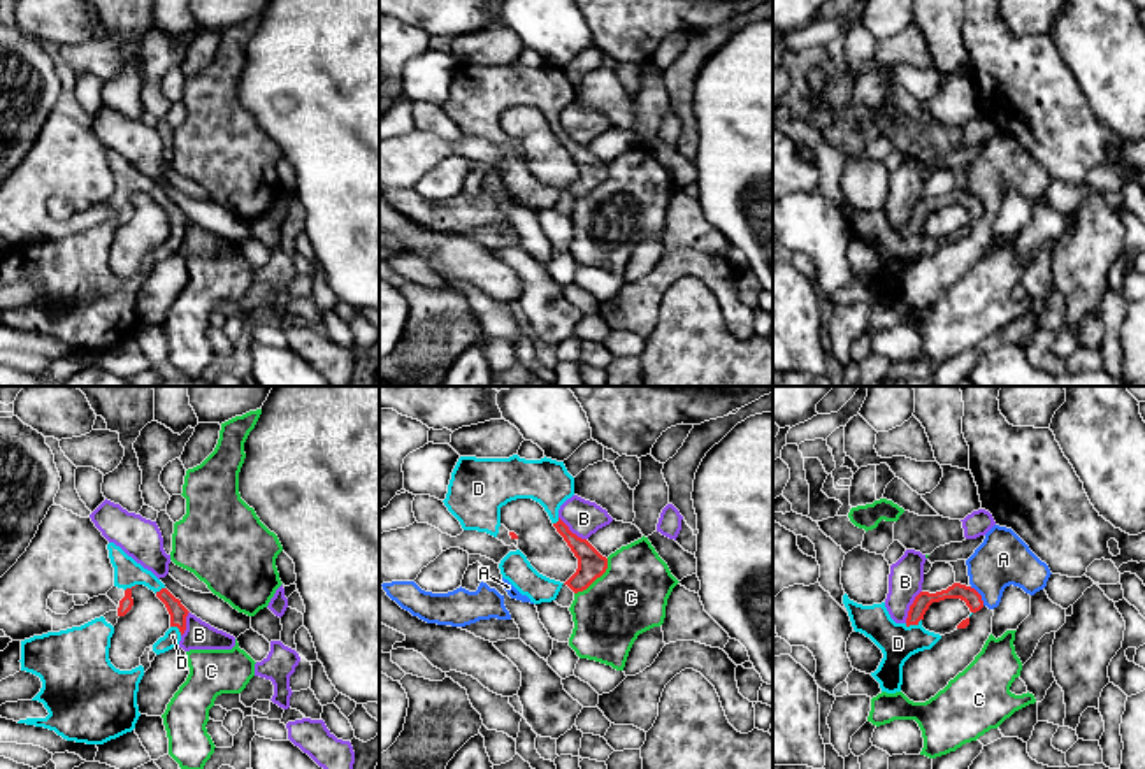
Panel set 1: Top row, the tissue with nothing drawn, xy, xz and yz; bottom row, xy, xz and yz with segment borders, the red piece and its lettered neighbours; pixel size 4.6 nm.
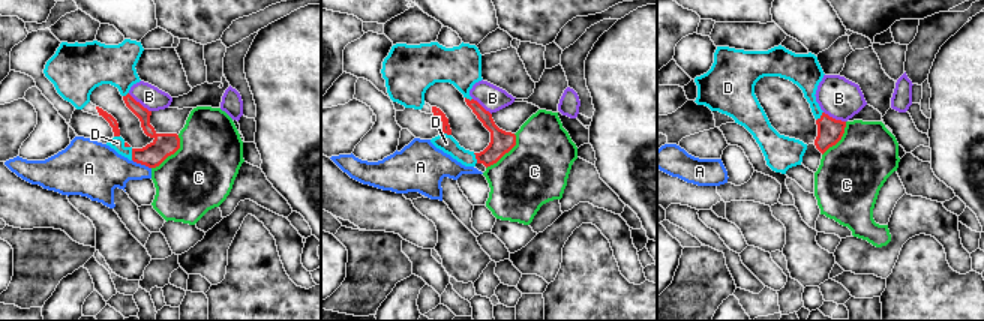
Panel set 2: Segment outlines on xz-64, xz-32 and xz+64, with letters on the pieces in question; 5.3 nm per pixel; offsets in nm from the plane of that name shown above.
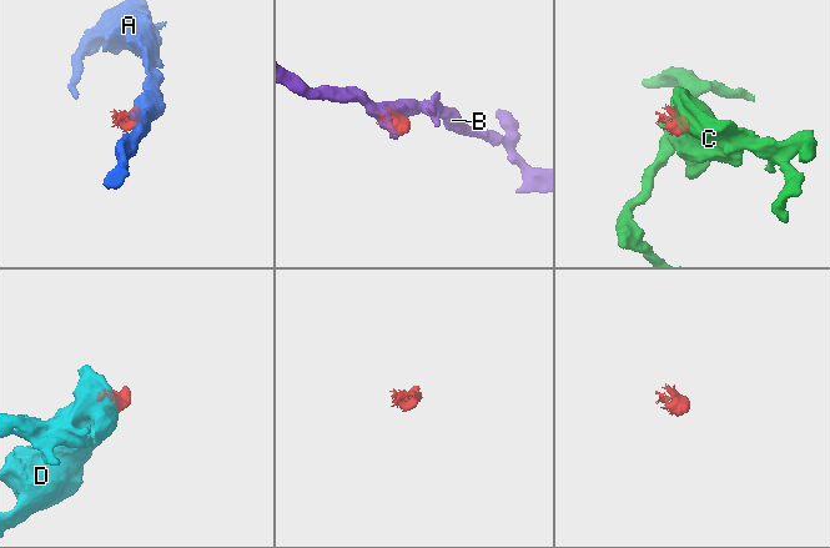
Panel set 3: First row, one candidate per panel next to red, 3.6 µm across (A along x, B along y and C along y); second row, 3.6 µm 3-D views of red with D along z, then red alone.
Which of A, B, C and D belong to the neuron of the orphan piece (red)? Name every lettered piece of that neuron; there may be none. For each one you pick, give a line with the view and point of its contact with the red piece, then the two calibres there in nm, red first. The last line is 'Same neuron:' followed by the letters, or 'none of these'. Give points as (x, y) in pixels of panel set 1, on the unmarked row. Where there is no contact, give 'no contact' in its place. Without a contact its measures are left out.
D: meets red in yz at (912, 230); 80 nm thick on the red side, 170 nm on the other
Same neuron: D

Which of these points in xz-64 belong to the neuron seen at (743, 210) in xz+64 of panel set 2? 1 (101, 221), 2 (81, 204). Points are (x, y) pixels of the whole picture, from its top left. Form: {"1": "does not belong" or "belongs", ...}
{"1": "does not belong", "2": "does not belong"}

